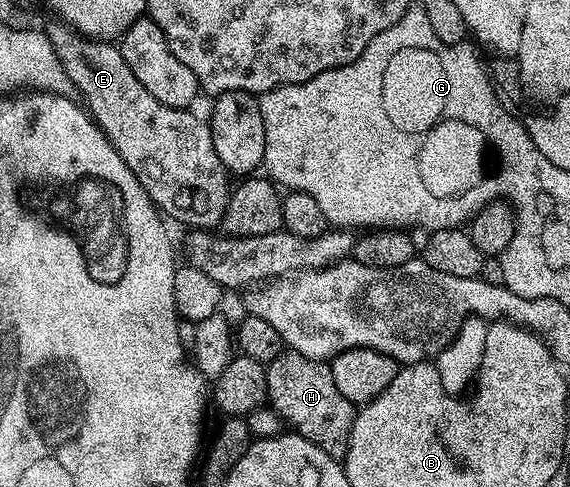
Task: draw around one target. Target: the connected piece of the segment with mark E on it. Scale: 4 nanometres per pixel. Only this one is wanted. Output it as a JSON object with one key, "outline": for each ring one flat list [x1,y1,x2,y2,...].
{"outline":[[64,21,56,22,44,24,43,27,46,37,51,41,51,49,55,49,55,57,59,57,67,77,73,83,73,91,81,94,80,102,109,139,115,153,123,157,127,169,135,173,139,185,143,185,143,189,149,194,149,200,157,206,162,216,170,220,173,218,177,223,197,227,193,229,216,228,224,217,224,210,227,209,231,179,219,161,219,153,215,153,213,132,209,130,208,122,204,118,192,115,192,110,155,101,155,97,151,97,151,93,147,93,147,89,143,89,143,85,135,81,135,73,131,73,127,61,123,61,120,46,82,35]]}

